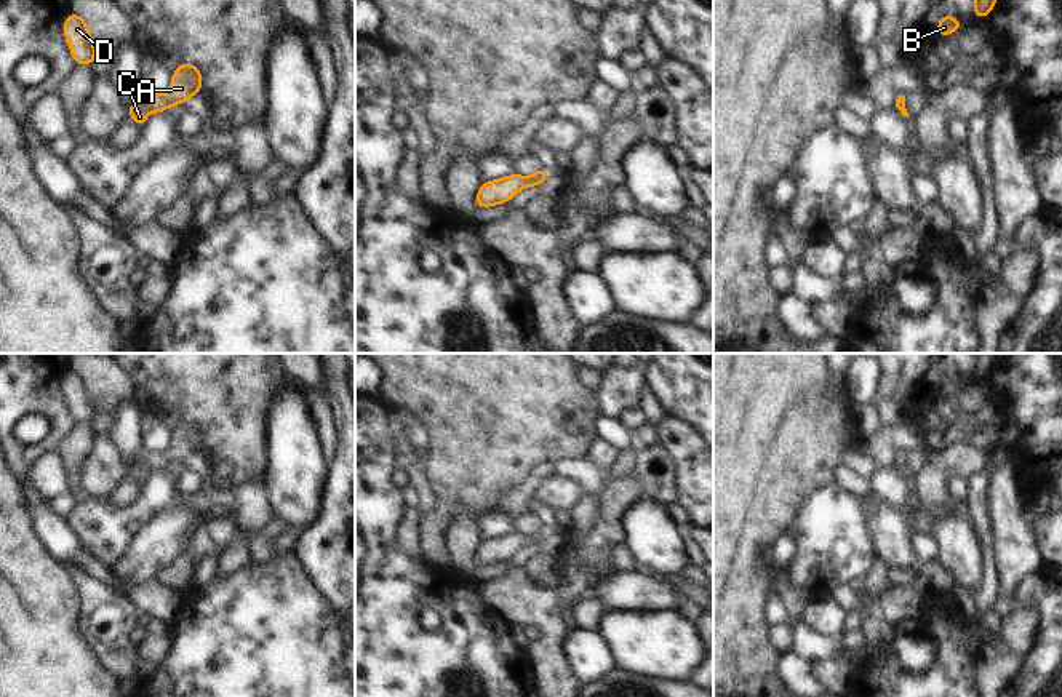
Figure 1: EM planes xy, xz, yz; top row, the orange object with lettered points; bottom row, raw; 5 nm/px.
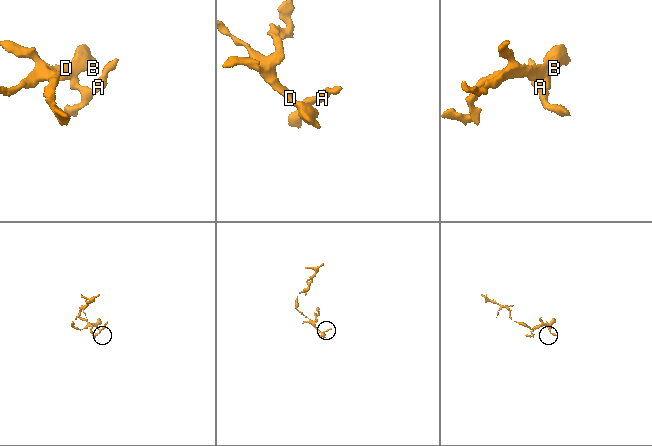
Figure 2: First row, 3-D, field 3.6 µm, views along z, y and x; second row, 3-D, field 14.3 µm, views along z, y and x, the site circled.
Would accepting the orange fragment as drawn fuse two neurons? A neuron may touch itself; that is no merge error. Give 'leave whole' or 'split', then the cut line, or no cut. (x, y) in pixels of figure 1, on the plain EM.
leave whole; no cut

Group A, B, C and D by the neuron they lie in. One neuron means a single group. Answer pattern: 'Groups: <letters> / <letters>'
Groups: A B C D

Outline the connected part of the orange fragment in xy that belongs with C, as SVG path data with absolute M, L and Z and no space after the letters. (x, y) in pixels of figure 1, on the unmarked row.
M182 422L173 430L171 444L166 452L144 449L134 464L128 464L130 475L141 486L149 470L163 470L171 464L190 457L202 449L202 432L192 422Z

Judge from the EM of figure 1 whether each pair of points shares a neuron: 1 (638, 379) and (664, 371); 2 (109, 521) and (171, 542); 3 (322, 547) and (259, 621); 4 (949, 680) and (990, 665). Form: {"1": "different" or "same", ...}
{"1": "different", "2": "different", "3": "different", "4": "different"}

